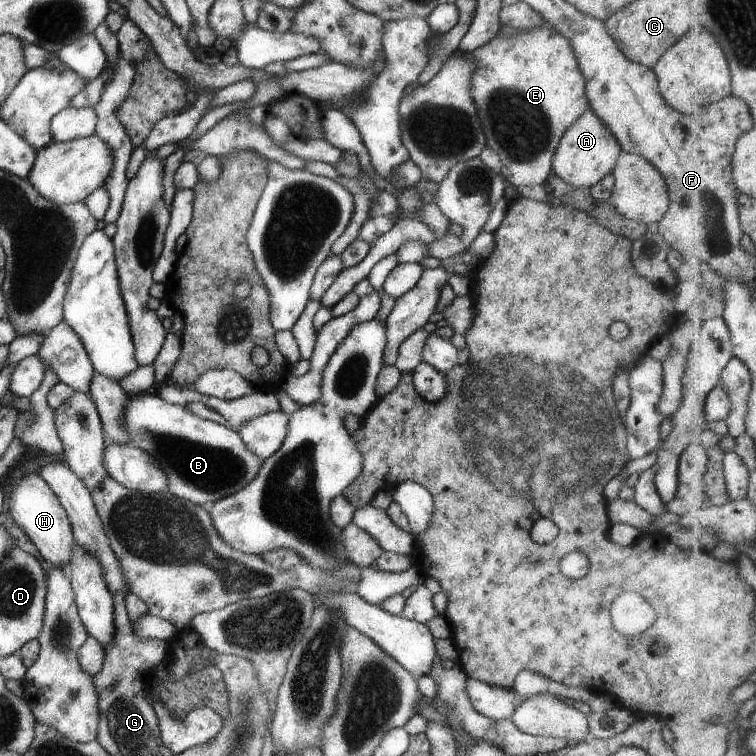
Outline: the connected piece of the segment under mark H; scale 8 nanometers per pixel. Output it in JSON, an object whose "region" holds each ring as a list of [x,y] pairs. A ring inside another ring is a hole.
{"region":[[[25,474],[23,478],[12,483],[7,508],[15,526],[29,537],[46,563],[67,570],[74,540],[67,515],[61,508],[57,496],[37,474]]]}

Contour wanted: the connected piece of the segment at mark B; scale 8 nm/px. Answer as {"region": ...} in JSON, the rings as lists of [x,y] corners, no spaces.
{"region":[[[154,389],[127,396],[127,402],[125,402],[123,414],[121,414],[121,424],[129,436],[128,444],[147,452],[155,460],[156,466],[165,472],[167,492],[173,498],[189,500],[190,503],[199,506],[208,507],[209,504],[220,498],[235,494],[247,482],[251,482],[255,478],[255,474],[261,466],[262,459],[245,448],[245,444],[241,442],[236,431],[227,428],[226,425],[215,424],[210,420],[199,418],[199,415],[189,412],[186,405],[179,406],[179,404],[165,402],[160,396],[157,396]]]}

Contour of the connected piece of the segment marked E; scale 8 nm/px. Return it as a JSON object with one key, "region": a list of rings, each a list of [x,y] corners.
{"region":[[[531,27],[515,38],[505,38],[496,33],[489,42],[472,52],[459,52],[457,48],[449,54],[449,58],[457,58],[461,54],[475,60],[475,70],[469,82],[471,100],[476,114],[479,114],[486,146],[499,157],[503,178],[516,187],[543,185],[545,178],[552,173],[552,156],[561,135],[588,108],[584,78],[569,41],[551,27]]]}

